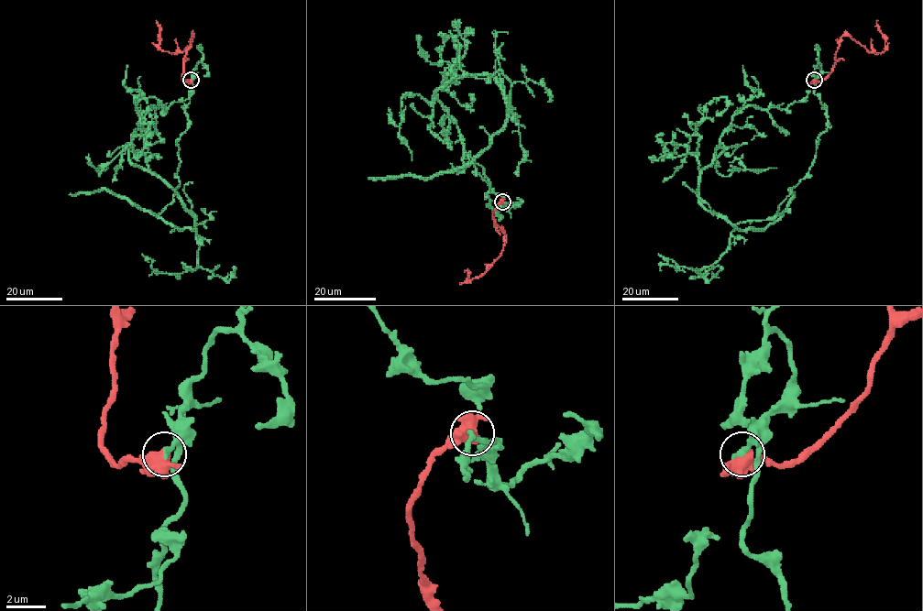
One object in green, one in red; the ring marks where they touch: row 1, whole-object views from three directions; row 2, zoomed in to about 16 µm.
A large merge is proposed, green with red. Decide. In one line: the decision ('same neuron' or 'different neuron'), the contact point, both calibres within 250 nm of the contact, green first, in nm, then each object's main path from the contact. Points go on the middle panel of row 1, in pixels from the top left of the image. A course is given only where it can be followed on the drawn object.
different neuron; at (502, 201); 280 nm thick on the green side, 480 nm on the other; green runs (502, 201), (497, 215), (466, 164), (507, 96), (490, 75), (451, 79), (434, 96), (501, 196); red runs (502, 201), (495, 208), (492, 218), (505, 235), (503, 250), (482, 274), (469, 281), (467, 272), (464, 271)

